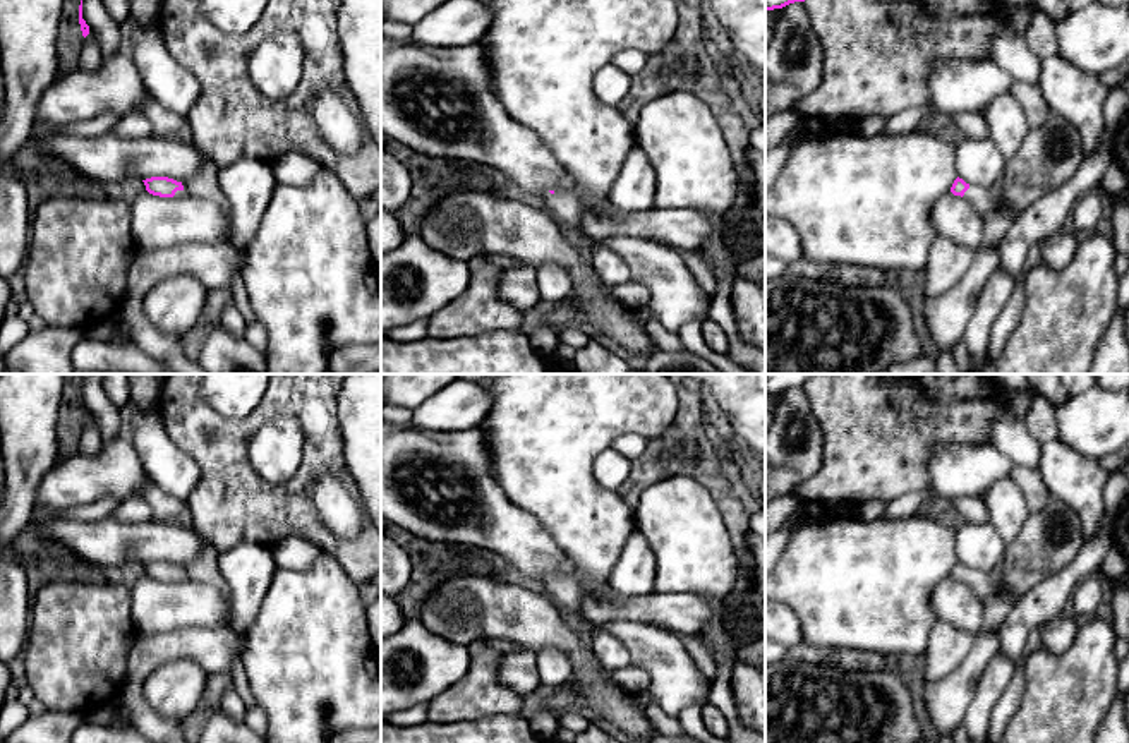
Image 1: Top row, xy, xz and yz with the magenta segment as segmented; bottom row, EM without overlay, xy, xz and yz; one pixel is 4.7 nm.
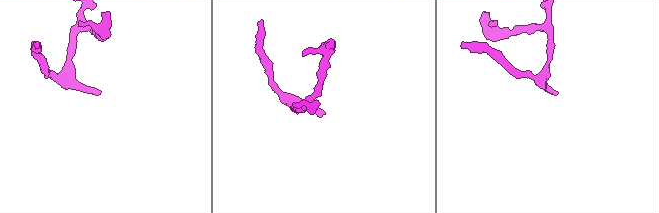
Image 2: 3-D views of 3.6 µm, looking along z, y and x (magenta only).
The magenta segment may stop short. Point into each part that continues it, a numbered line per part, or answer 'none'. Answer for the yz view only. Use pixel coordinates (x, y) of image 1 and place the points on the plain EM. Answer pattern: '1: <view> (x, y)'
1: yz (985, 587)

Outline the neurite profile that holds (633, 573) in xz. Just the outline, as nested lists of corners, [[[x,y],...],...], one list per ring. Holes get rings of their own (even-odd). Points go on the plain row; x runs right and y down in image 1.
[[[635,529],[628,537],[607,583],[623,595],[647,595],[654,592],[655,558],[645,537]]]

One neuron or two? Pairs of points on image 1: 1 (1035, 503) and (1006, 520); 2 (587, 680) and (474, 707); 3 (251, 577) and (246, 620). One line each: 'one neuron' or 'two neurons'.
1: two neurons
2: two neurons
3: one neuron

